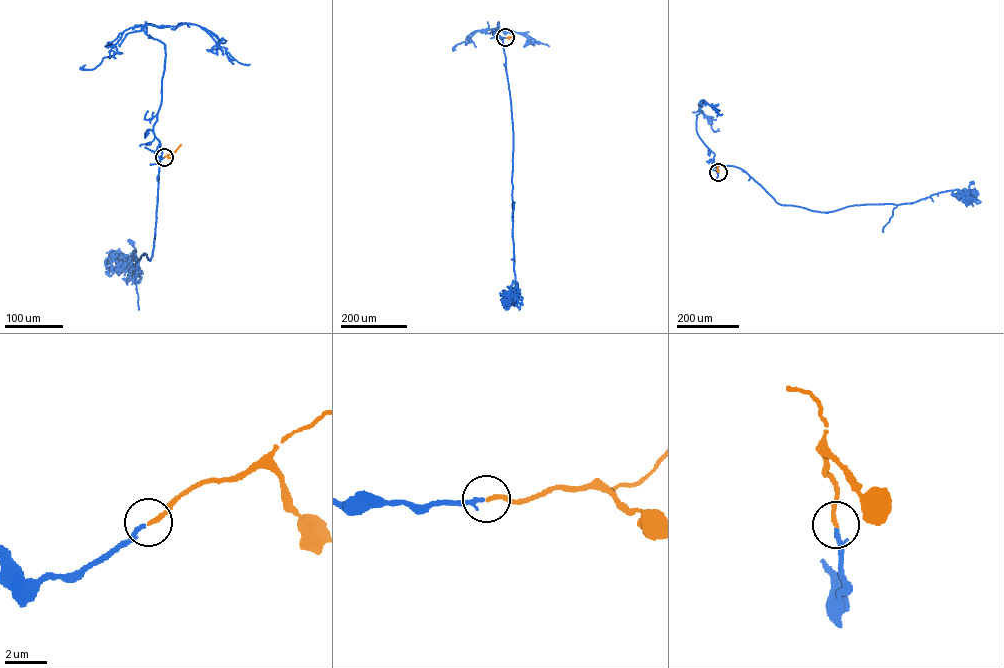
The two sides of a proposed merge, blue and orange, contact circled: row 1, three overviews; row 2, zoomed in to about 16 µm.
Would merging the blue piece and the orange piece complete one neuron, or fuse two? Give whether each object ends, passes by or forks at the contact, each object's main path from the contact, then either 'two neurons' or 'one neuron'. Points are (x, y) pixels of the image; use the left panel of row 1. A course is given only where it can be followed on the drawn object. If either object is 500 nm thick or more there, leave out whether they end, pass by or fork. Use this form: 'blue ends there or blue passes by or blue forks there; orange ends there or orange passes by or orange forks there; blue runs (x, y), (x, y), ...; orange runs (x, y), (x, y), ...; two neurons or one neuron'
blue ends there; orange ends there; blue runs (164, 157), (155, 154), (159, 144), (152, 256), (135, 264), (133, 251), (123, 270), (131, 241); orange runs (164, 157), (181, 144); one neuron

